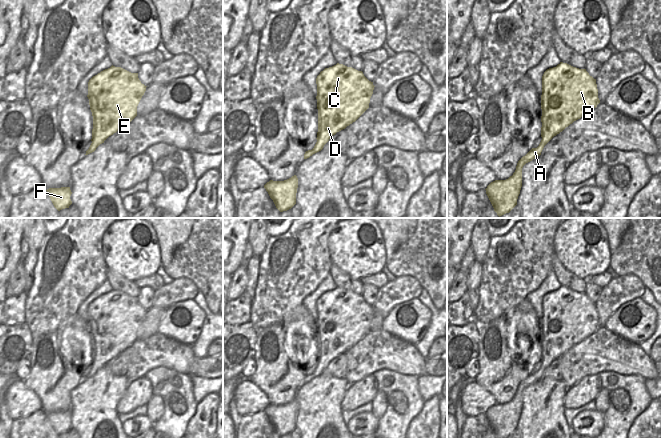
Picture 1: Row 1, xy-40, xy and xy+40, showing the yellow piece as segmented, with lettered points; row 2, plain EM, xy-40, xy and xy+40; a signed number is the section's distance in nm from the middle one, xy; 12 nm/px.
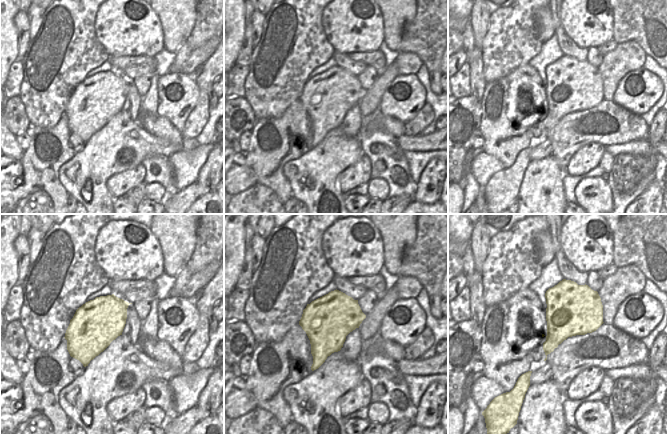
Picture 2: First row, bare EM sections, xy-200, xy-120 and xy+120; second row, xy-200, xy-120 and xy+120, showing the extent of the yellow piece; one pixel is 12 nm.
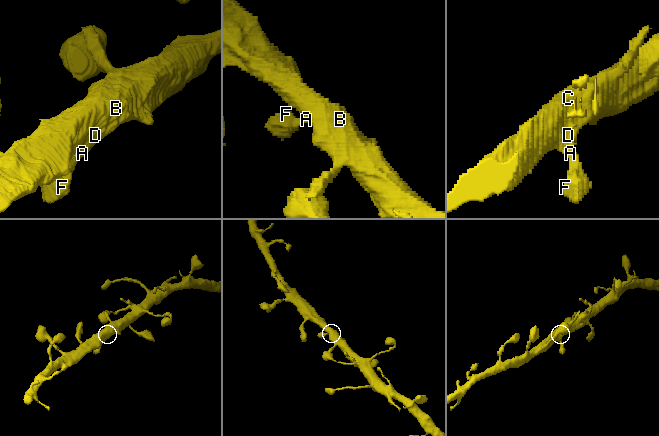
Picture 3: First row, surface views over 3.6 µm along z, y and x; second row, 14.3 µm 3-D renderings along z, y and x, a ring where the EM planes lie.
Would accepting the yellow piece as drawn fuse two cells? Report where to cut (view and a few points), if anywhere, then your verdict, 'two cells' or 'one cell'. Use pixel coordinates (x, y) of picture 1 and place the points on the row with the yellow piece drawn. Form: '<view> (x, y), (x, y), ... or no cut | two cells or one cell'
no cut | one cell

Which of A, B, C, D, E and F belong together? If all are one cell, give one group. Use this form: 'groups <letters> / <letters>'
groups A B C D E F

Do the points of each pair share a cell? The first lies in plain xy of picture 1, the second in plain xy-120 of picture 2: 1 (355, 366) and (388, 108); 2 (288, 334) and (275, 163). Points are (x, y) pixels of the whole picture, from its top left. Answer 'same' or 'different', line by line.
1: different
2: same

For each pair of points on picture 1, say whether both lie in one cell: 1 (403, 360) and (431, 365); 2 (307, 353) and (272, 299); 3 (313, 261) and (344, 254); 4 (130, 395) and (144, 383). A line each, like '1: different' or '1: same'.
1: different
2: different
3: different
4: same

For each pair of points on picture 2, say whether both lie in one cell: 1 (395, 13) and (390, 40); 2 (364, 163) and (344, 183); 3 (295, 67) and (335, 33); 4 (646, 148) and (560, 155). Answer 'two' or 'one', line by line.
1: one
2: one
3: two
4: two

